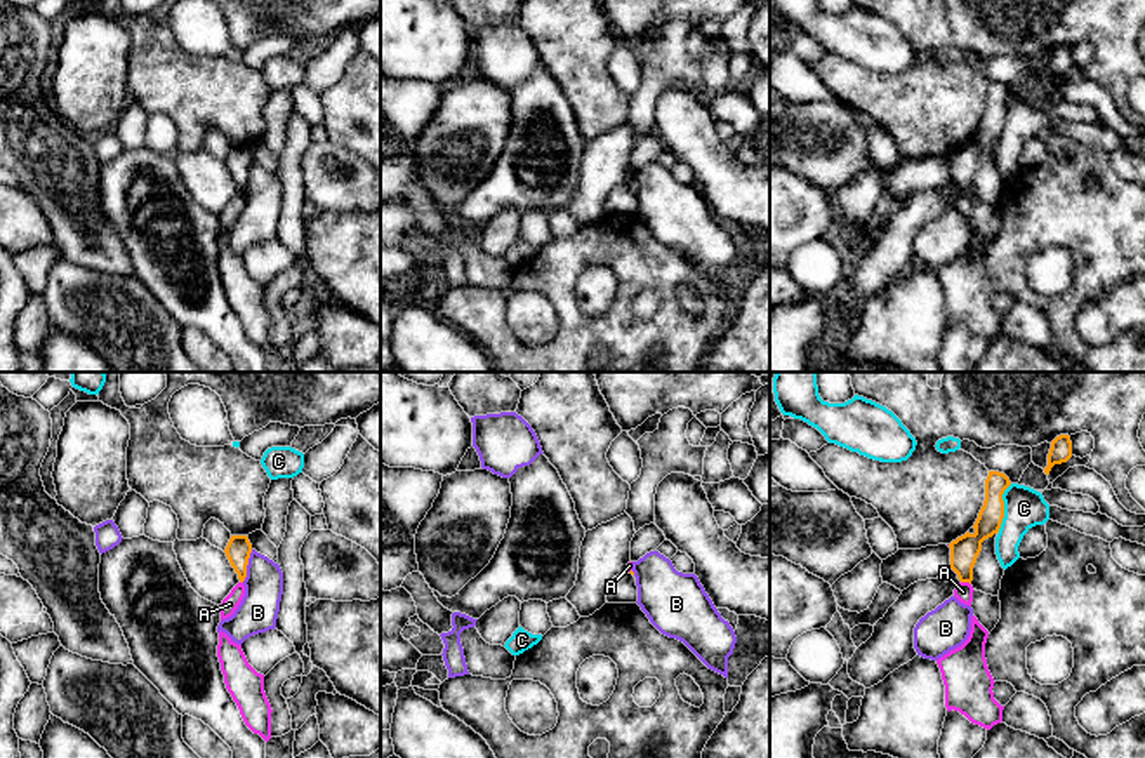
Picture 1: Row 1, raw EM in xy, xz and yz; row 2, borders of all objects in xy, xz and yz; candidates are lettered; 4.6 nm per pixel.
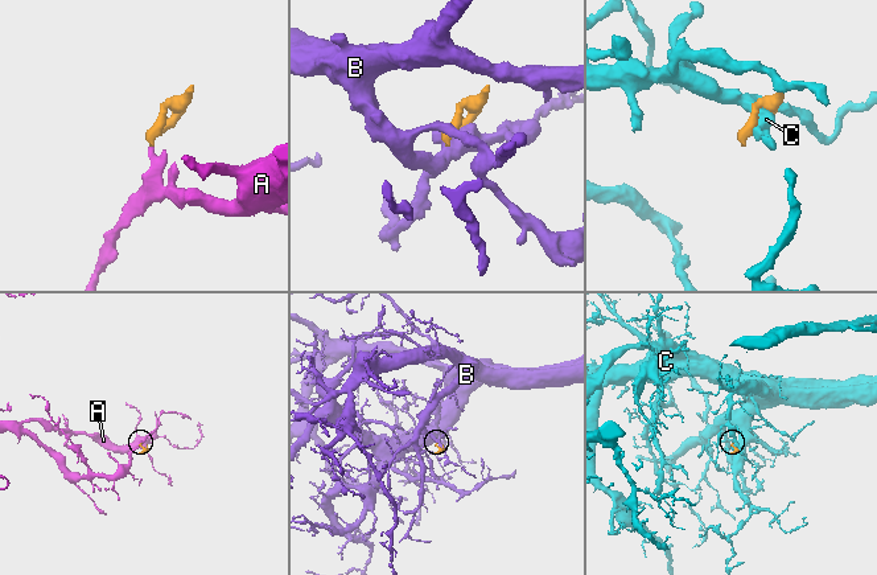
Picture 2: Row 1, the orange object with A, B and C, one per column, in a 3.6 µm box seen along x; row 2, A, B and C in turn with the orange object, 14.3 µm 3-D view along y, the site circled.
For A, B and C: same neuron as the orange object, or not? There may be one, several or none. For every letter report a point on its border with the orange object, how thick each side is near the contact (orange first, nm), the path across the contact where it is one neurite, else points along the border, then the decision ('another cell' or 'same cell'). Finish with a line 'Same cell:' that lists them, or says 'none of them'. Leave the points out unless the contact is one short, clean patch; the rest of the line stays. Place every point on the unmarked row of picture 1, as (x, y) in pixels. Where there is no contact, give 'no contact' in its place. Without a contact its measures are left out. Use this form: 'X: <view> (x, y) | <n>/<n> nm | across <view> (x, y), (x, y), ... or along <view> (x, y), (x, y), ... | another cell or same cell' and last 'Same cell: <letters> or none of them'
A: yz (966, 192) | 140/90 nm | along yz (961, 192), (970, 195) | another cell
B: xy (247, 174) | 120/190 nm | another cell
C: yz (1003, 119) | 130/190 nm | another cell
Same cell: none of them

